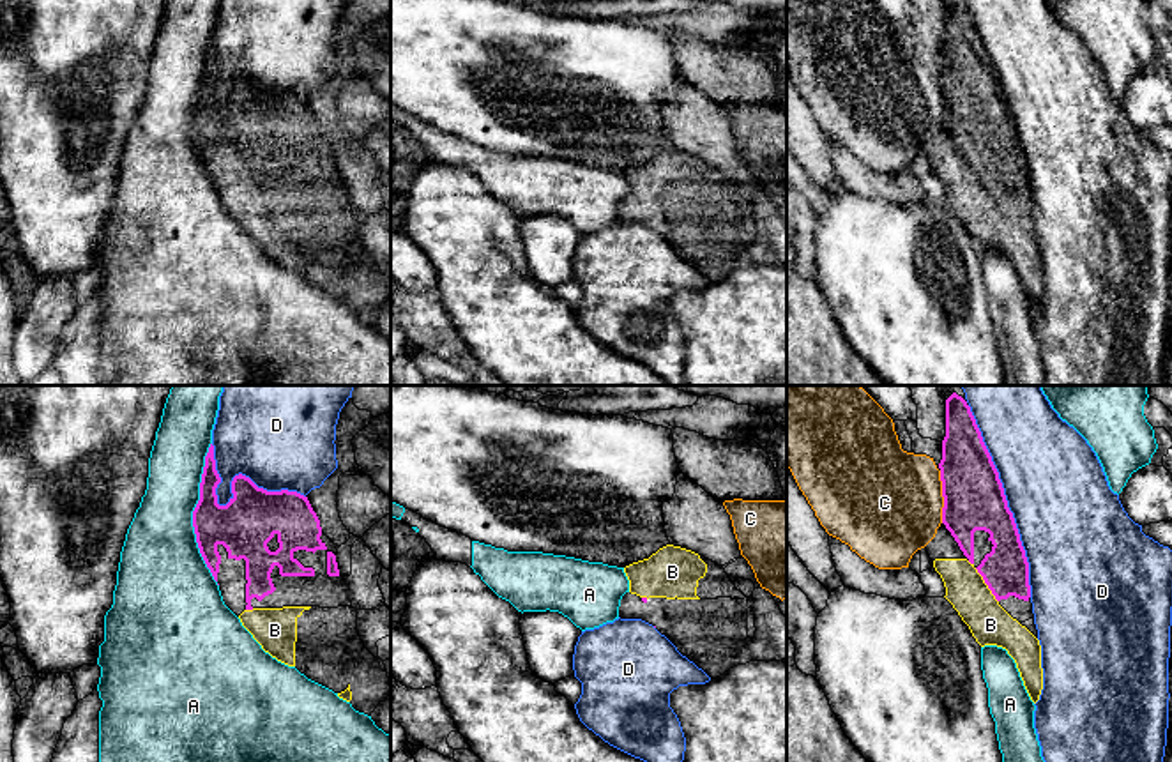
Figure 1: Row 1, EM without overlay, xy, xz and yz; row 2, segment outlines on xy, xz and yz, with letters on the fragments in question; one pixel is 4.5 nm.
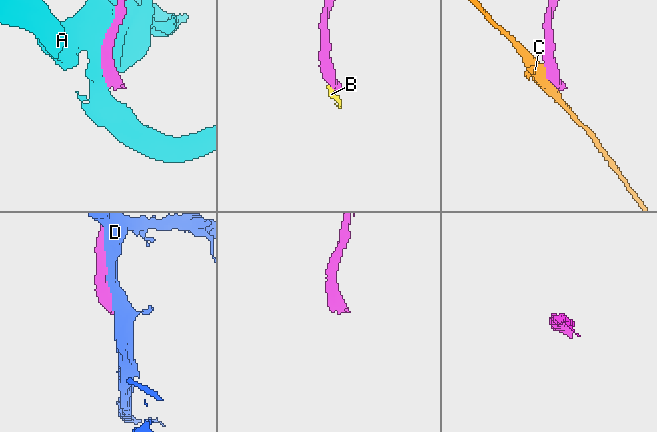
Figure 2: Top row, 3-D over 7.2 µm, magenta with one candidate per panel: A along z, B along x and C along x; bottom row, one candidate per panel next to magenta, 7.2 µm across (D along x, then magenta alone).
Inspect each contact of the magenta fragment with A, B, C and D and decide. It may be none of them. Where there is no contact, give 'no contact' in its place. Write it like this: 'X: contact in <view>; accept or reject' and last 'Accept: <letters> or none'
A: contact in xy; reject
B: contact in yz; accept
C: contact in yz; reject
D: contact in yz; reject
Accept: B

